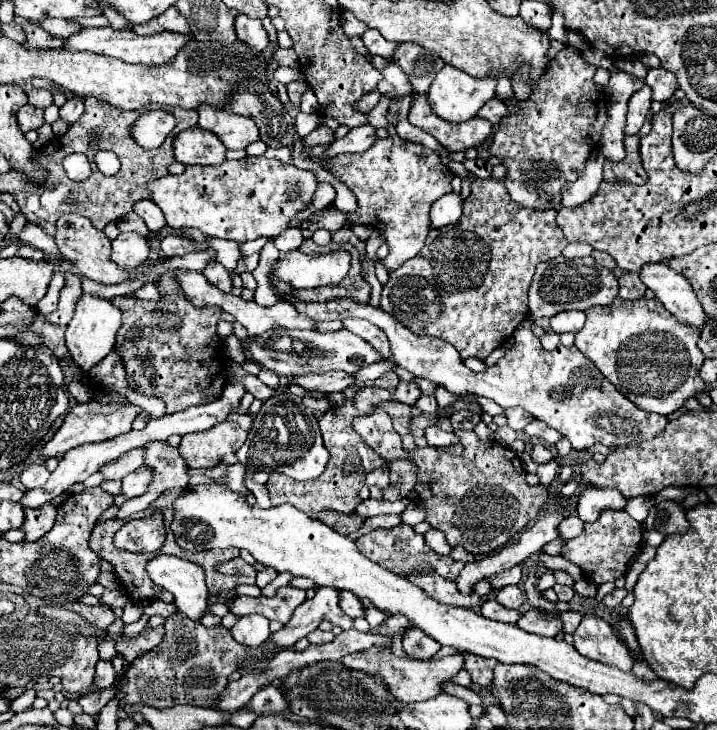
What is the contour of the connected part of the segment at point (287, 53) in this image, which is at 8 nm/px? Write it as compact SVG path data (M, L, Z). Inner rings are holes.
M278 44L274 46L274 52L272 52L272 60L276 60L280 66L296 66L296 60L298 60L298 56L296 56L296 52L290 48L290 50L284 50L284 48L280 48Z

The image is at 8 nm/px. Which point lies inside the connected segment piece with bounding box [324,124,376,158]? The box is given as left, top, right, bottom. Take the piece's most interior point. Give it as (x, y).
(359, 139)

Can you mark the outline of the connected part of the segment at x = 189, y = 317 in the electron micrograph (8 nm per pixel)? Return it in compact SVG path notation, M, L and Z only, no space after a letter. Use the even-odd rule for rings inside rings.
M168 270L158 280L160 292L164 294L162 302L148 302L138 300L136 296L118 296L116 306L122 310L124 326L118 330L116 336L116 350L124 360L126 366L126 380L132 390L140 394L154 394L166 404L166 414L174 414L186 410L190 406L202 406L216 398L220 398L226 382L224 370L224 356L222 348L216 344L216 324L220 320L222 310L218 306L204 306L196 308L184 296L180 284L176 282L176 270Z

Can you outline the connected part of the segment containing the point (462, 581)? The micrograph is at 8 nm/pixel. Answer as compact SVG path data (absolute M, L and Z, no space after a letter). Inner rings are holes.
M566 499L563 501L564 502L558 504L556 510L548 510L548 512L544 512L532 526L528 526L528 528L526 528L526 530L524 530L512 544L508 544L508 546L502 548L500 552L496 552L496 554L492 554L492 556L486 556L486 558L482 558L482 560L476 560L476 562L466 564L464 570L460 572L460 576L456 578L458 588L460 588L464 594L470 594L470 592L472 592L472 586L474 586L478 580L482 580L482 578L486 578L486 576L492 576L492 574L496 574L496 572L502 572L502 570L506 570L506 568L512 568L512 566L516 566L516 564L522 564L528 556L538 554L538 552L542 550L544 544L556 540L556 538L560 536L560 532L558 532L558 524L570 514L570 510L572 509L572 504L570 502L567 502Z

